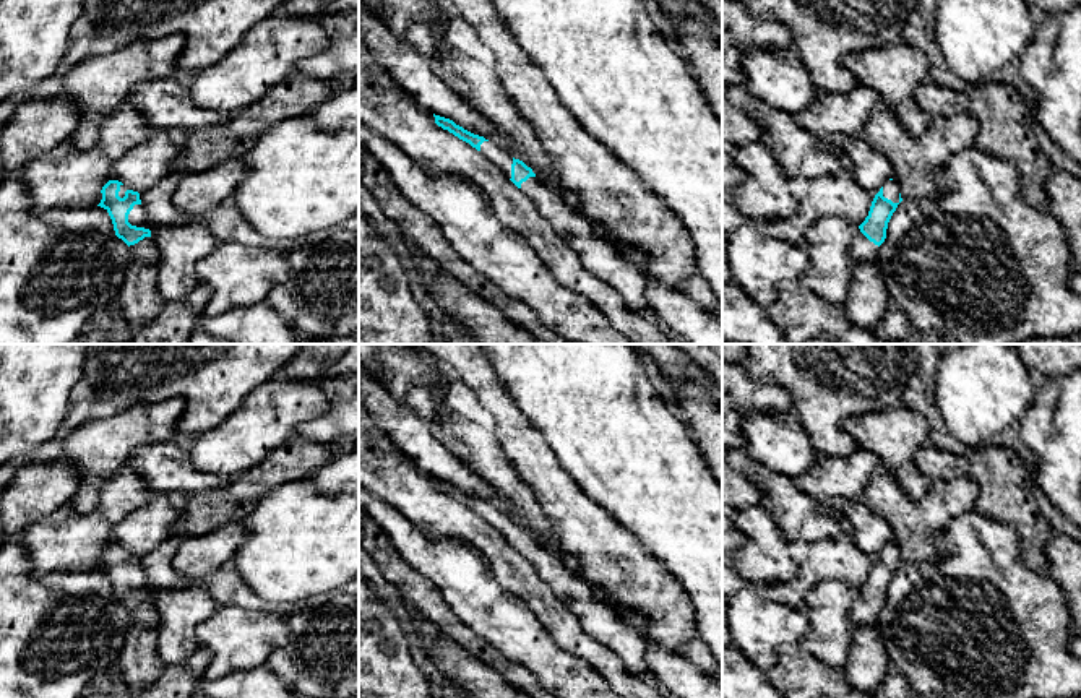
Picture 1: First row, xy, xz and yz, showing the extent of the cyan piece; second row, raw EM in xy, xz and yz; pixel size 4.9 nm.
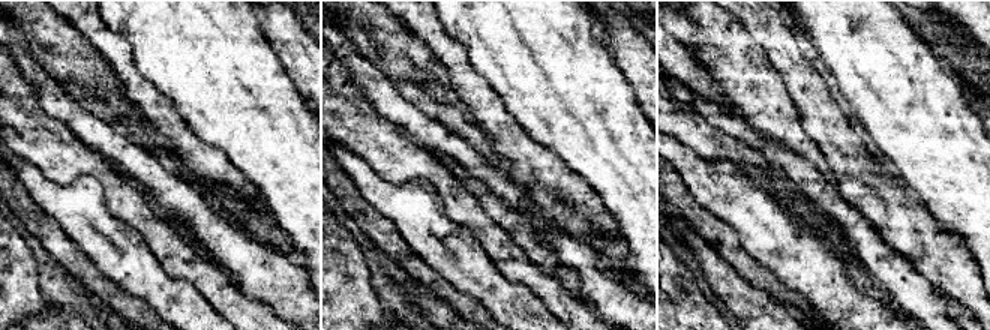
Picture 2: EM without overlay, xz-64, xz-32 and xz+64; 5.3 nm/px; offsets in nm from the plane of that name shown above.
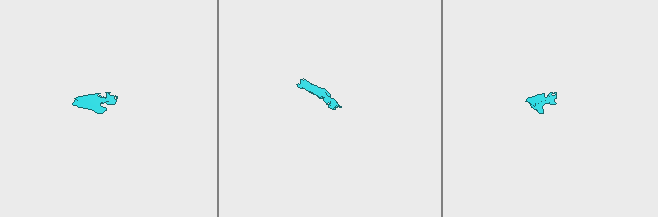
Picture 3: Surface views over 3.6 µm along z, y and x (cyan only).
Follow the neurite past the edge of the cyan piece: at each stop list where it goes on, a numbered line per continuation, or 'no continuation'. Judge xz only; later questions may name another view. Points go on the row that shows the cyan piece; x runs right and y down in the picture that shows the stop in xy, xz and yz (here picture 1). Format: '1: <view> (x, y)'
1: xz (495, 153)

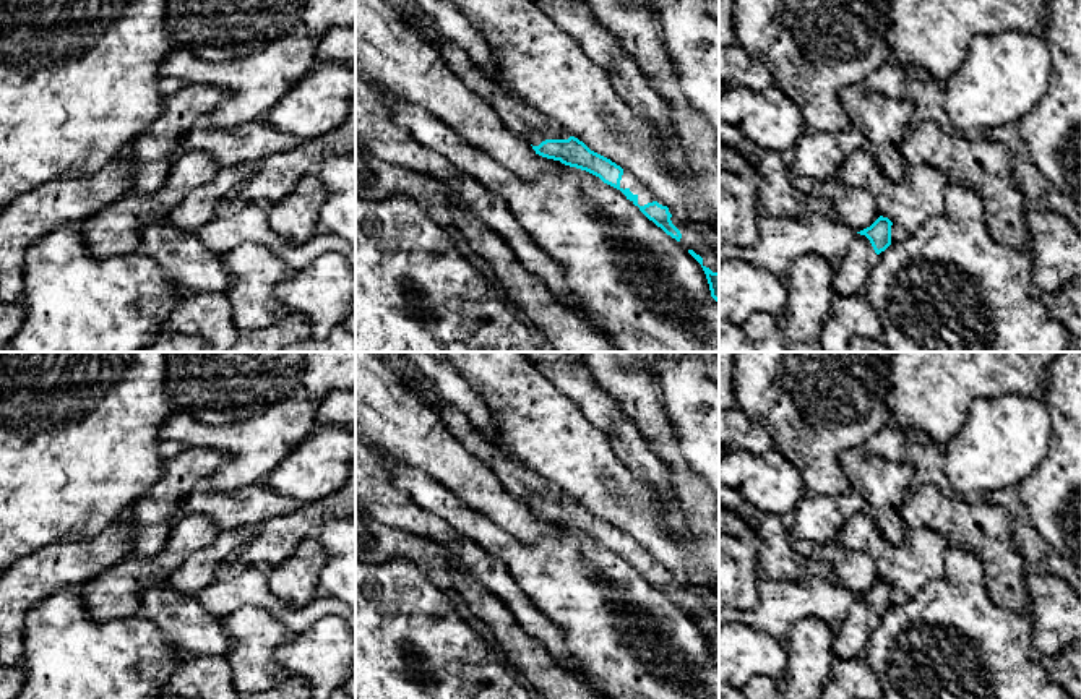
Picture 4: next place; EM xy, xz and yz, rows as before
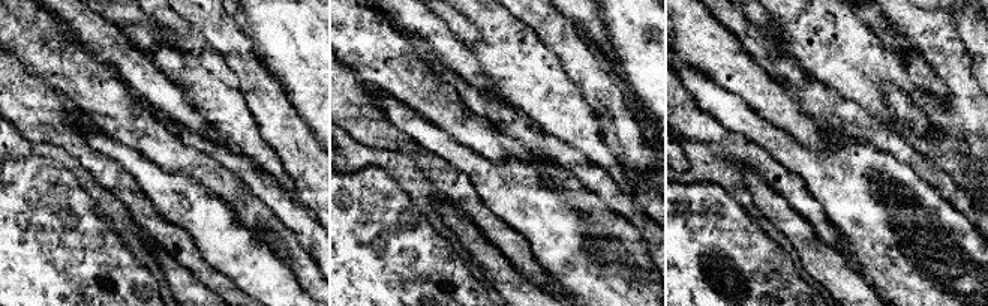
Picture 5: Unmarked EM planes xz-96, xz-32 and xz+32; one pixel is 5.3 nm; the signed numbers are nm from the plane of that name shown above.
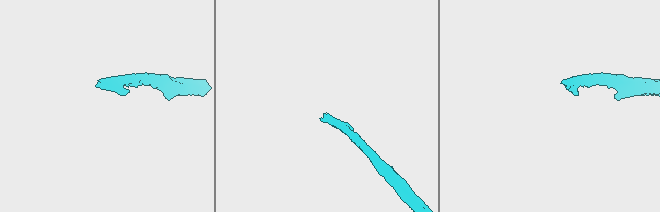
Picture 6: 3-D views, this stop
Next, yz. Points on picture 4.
1: yz (851, 273)

